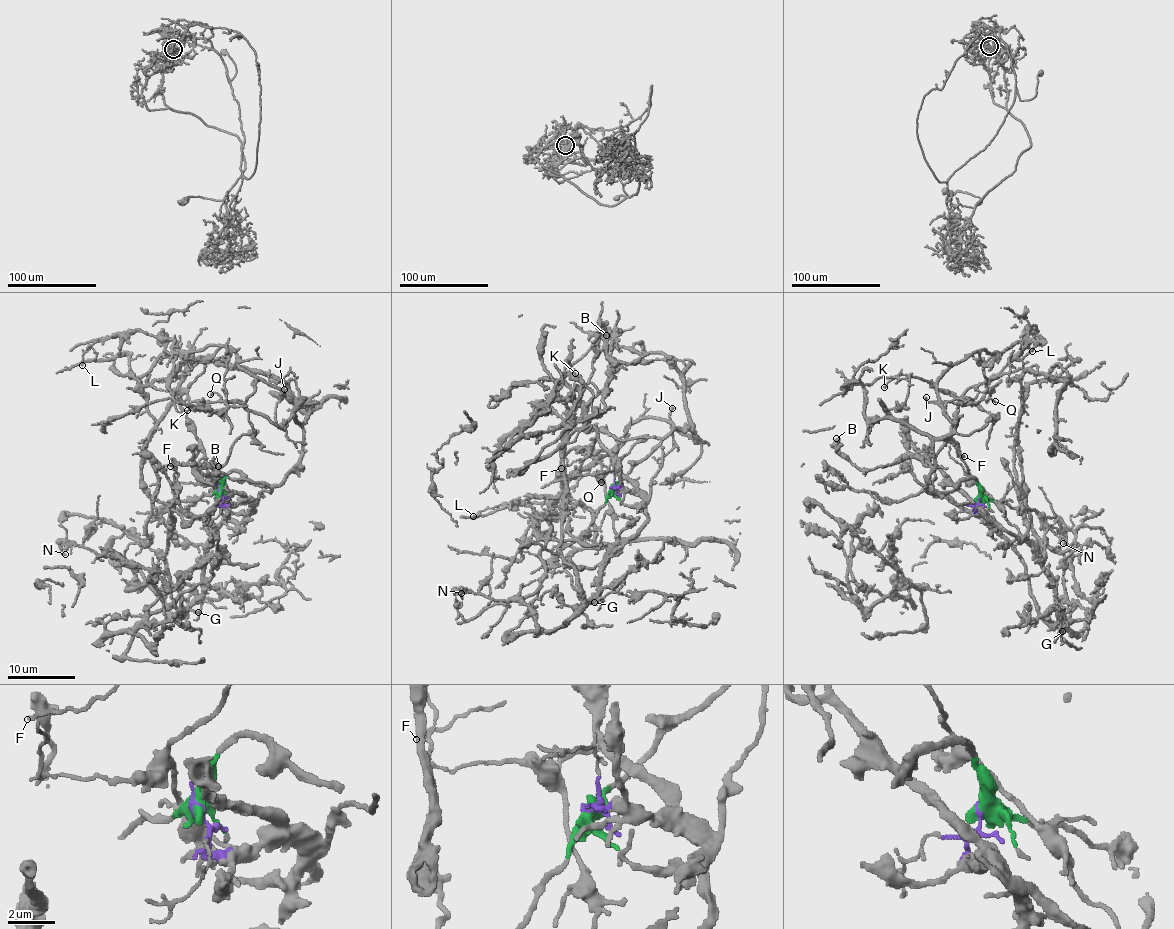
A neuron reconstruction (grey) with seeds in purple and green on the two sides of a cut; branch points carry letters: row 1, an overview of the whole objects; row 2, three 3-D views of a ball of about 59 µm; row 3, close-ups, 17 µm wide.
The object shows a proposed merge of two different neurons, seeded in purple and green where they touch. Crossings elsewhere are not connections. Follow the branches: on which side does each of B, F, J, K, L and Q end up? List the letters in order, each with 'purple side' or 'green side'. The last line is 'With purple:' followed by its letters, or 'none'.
B: purple side
F: purple side
J: green side
K: green side
L: green side
Q: green side
With purple: B, F

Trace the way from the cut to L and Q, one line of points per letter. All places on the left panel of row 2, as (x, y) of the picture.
L: (219, 491), (232, 471), (283, 480), (307, 407), (229, 347), (114, 333), (82, 365)
Q: (219, 491), (232, 471), (279, 483), (301, 455), (309, 411), (229, 347), (188, 401), (221, 401), (210, 395)

